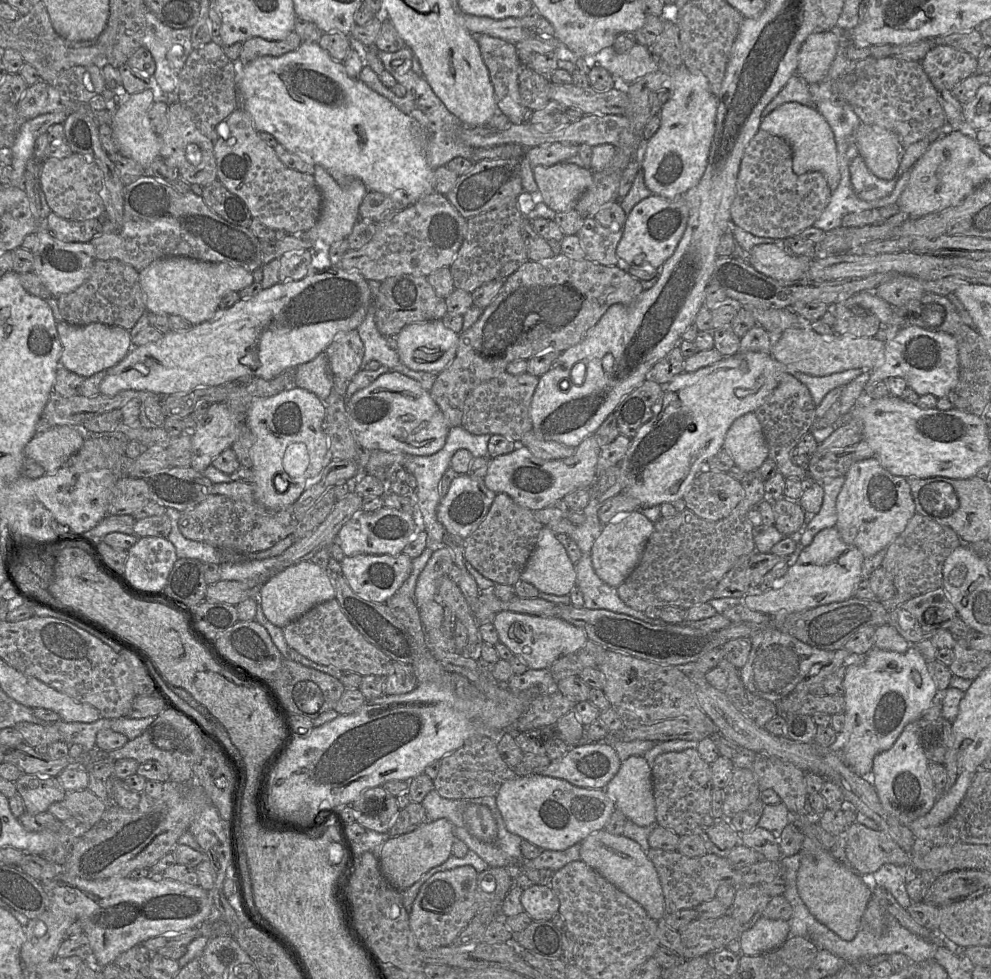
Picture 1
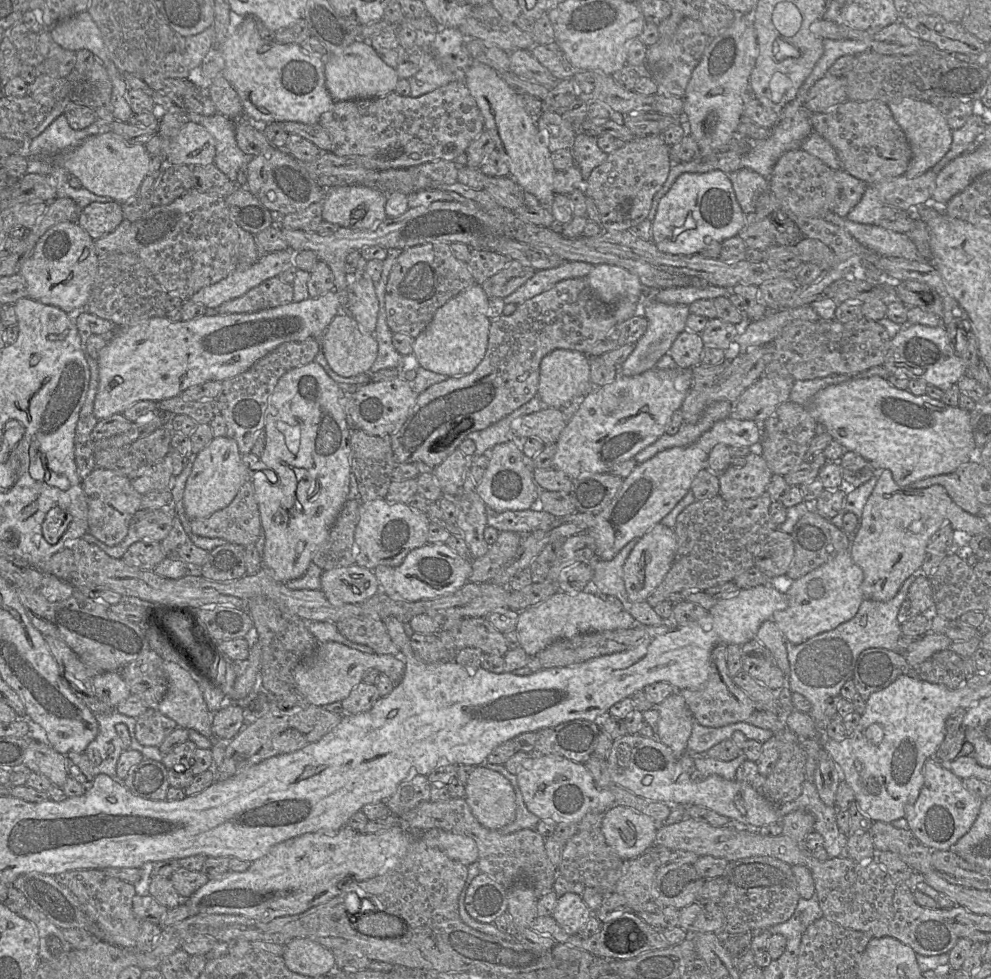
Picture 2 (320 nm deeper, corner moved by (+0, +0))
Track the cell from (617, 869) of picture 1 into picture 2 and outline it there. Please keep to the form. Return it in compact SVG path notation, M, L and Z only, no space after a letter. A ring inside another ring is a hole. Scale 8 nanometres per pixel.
M613 805L600 825L607 844L624 860L635 859L655 842L658 824L630 807Z

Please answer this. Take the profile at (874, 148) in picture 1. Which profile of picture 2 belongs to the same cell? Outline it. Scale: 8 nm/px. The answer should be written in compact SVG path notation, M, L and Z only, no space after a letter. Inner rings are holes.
M903 98L900 101L887 102L893 118L906 135L911 149L911 160L904 174L915 178L936 165L949 151L952 143L952 129L942 113L929 101Z

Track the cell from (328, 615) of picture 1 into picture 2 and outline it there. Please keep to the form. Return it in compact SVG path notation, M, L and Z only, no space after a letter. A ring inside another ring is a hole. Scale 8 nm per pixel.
M358 616L341 620L335 625L349 641L369 646L375 654L400 656L400 650L392 641L383 620Z

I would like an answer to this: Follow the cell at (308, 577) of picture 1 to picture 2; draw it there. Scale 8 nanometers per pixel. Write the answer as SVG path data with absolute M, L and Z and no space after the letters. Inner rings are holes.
M356 564L323 570L319 590L333 605L361 603L381 592L374 572Z

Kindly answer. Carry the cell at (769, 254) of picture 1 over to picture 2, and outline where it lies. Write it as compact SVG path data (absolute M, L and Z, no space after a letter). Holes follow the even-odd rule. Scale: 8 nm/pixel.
M721 170L683 173L661 198L652 221L652 241L658 250L673 255L699 254L713 242L737 236L746 224L729 176Z

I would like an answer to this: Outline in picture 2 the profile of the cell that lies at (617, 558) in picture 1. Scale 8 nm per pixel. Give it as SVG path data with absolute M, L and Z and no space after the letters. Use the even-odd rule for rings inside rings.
M658 523L645 533L623 565L623 581L628 598L633 602L644 602L647 596L663 581L677 551L677 536L674 529Z

